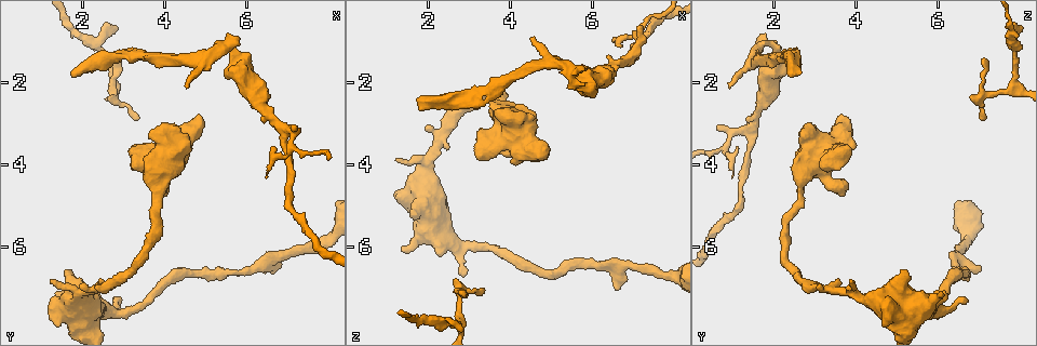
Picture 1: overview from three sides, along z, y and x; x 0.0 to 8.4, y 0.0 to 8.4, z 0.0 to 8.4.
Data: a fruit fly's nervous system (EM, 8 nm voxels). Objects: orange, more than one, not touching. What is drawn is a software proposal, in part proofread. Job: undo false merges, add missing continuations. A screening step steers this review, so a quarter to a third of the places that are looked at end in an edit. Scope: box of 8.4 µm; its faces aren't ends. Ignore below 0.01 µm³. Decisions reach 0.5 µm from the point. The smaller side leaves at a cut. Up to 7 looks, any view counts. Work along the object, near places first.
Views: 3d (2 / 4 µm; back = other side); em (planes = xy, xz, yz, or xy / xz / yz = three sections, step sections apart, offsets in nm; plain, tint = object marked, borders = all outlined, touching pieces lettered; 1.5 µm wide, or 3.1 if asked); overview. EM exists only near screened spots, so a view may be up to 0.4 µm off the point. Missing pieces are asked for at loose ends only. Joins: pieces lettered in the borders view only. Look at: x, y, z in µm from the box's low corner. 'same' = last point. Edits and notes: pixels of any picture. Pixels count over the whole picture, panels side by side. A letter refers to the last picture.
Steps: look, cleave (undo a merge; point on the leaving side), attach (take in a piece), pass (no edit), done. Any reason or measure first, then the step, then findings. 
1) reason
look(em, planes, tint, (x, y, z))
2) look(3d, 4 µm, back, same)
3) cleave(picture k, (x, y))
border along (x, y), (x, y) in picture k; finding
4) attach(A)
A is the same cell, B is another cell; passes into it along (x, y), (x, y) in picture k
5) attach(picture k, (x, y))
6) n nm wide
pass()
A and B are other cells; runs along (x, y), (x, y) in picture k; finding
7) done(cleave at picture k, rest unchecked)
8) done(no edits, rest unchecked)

thick end
look(3d, 2 µm, (1.65, 6.50, 5.20))

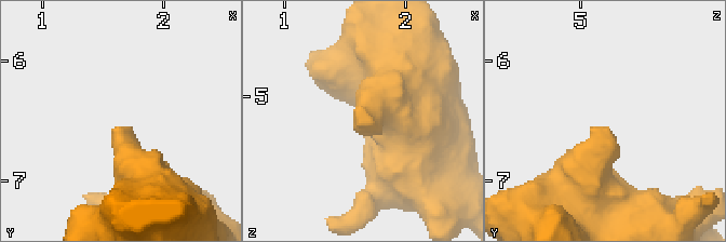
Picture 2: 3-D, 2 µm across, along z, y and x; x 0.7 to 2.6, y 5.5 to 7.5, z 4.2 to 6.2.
now the EM
look(em, planes, borders, (1.62, 6.54, 5.20))

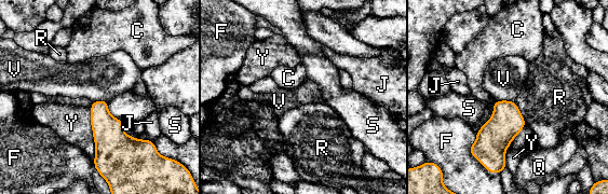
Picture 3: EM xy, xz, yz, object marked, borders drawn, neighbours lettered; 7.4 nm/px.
pass()
C, F, J, Q, R, S, V and Y are other cells; border along (514, 99), (495, 101) in picture 3; none of them fits

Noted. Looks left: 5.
an open end
look(3d, 2 µm, (2.85, 1.40, 7.10))

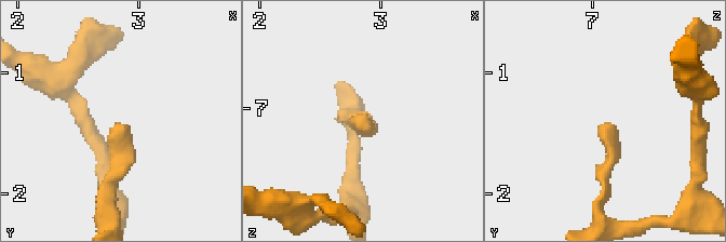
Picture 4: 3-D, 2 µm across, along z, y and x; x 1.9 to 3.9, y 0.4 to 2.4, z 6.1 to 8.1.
shape alone is not enough
look(em, xz, step 8, borders, (2.88, 1.42, 7.06))

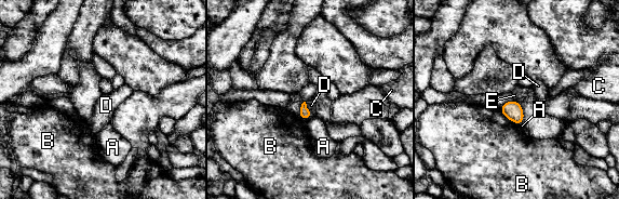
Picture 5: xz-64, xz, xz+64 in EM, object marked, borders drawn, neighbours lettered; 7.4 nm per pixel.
cut it another way
look(em, planes, borders, same)

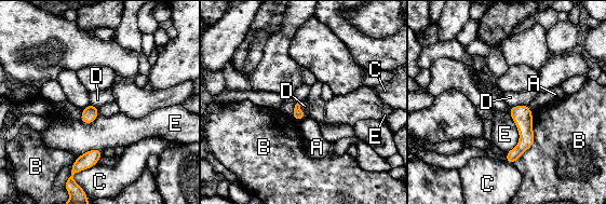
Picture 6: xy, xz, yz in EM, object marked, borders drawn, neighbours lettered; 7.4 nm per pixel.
B touches over 420 nm
pass()
A, B, C, D and E are other cells; border along (527, 104), (510, 107) in picture 6; no lettered piece goes on from it

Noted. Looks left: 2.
branch point
look(3d, 2 µm, (4.95, 1.50, 1.50))

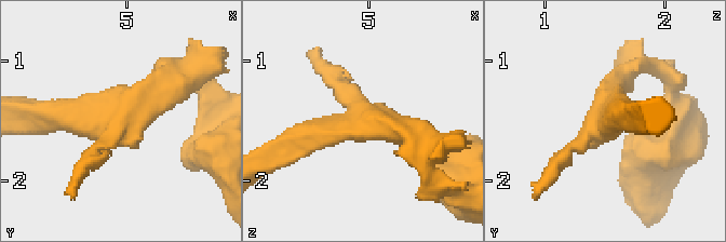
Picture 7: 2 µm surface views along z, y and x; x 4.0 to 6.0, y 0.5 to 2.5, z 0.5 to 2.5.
now the EM
look(em, yz, step 4, borders, (4.90, 1.46, 1.50))

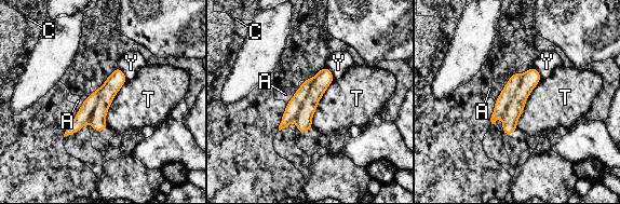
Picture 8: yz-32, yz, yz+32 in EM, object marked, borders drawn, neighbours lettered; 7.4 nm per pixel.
cleave(picture 8, (531, 77))
A, C, T and Y are other cells; a second cell is stuck on

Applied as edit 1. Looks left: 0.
done(cleave at picture 8, rest unchecked)

